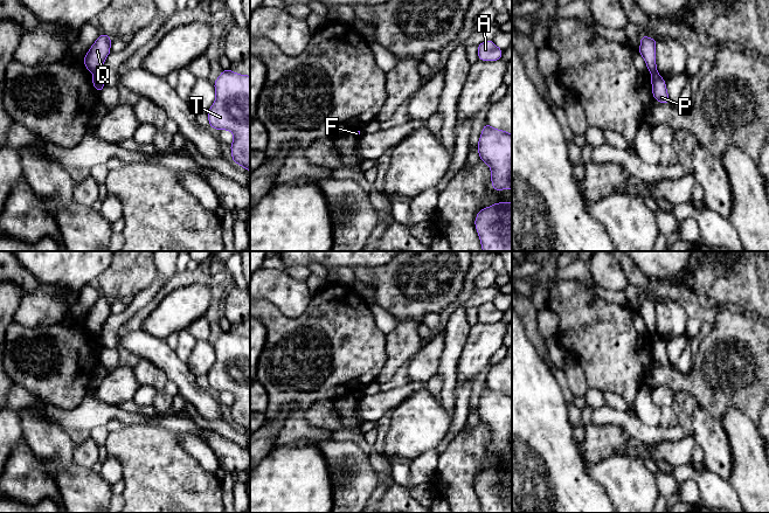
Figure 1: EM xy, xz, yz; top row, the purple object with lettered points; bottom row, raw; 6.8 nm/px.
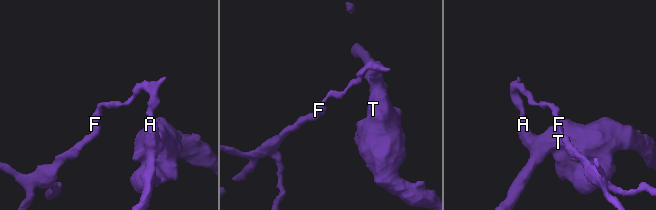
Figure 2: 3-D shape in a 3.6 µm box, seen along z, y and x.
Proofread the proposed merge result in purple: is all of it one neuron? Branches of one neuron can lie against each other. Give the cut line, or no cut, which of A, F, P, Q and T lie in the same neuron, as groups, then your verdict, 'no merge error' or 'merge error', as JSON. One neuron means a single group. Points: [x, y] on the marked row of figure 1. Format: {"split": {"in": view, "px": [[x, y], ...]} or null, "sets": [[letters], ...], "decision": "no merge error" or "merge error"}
{"split": {"in": "xy", "px": [[95, 73], [99, 74]]}, "sets": [["A", "Q", "T"], ["F", "P"]], "decision": "merge error"}

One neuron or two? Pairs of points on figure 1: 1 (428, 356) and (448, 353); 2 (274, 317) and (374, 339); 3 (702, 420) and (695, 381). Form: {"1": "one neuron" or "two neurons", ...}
{"1": "two neurons", "2": "one neuron", "3": "two neurons"}

